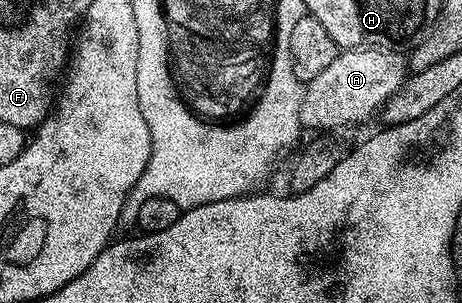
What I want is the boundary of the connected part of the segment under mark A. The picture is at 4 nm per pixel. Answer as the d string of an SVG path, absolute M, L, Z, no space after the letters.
M355 47L342 50L310 83L304 84L301 96L301 117L306 128L318 127L321 133L332 132L332 127L345 127L348 123L365 123L376 116L389 98L405 84L407 59L400 50L388 47Z

